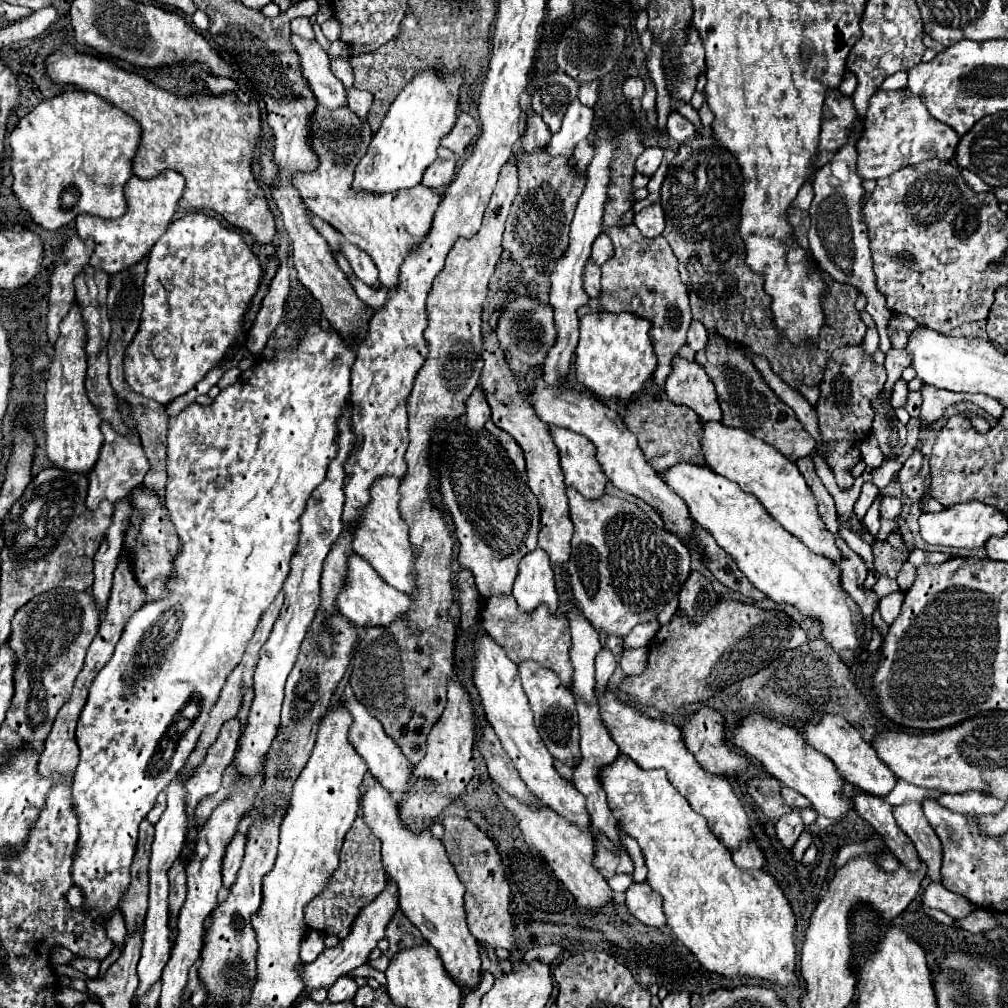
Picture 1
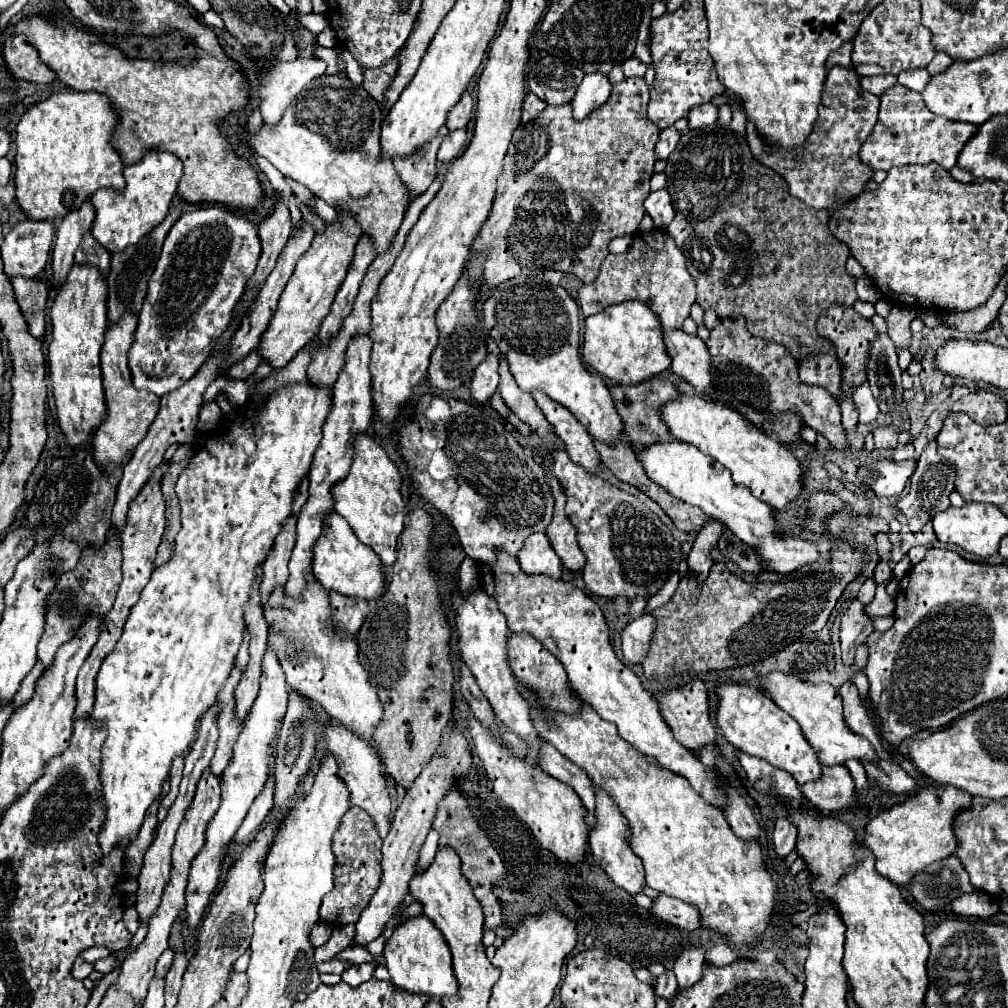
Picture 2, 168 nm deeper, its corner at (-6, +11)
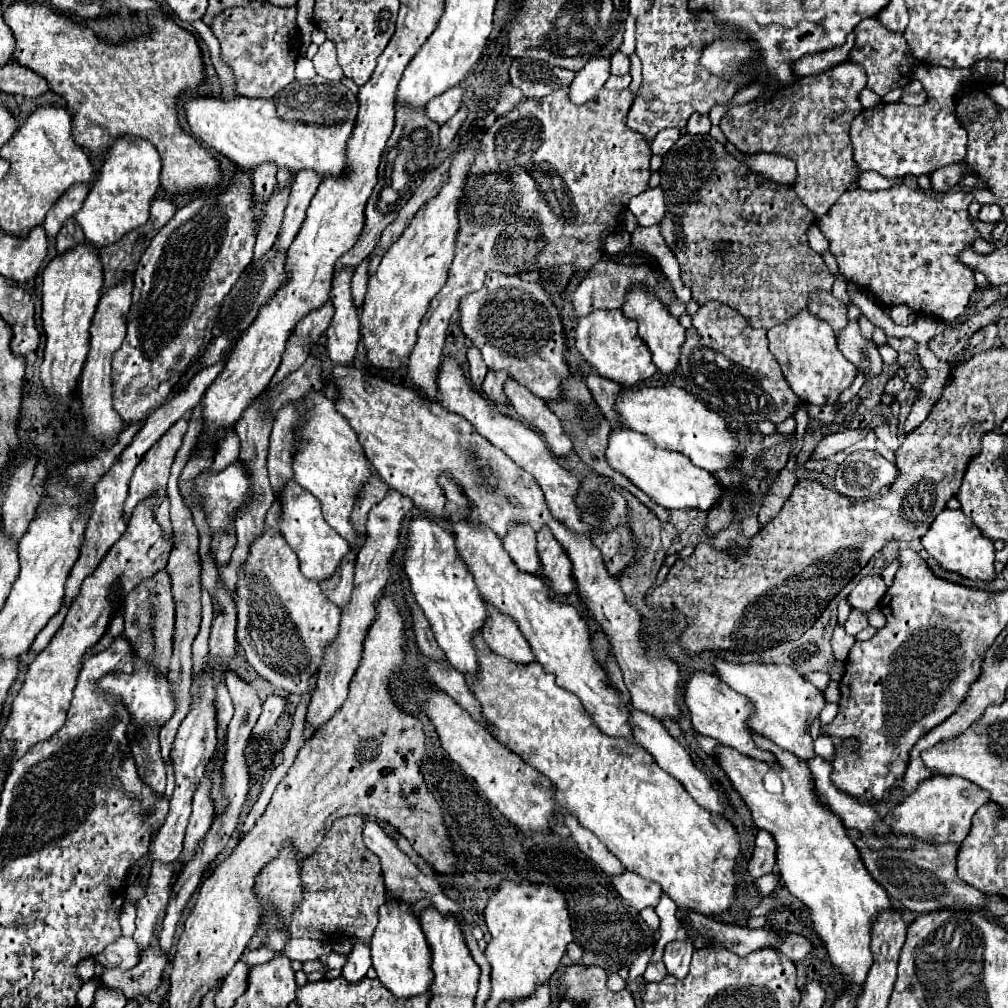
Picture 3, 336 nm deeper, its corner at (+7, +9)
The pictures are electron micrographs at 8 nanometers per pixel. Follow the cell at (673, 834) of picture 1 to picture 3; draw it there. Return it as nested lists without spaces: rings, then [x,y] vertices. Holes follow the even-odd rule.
[[[480,634],[476,636],[476,650],[480,670],[472,676],[468,674],[466,682],[472,686],[472,692],[482,704],[484,718],[496,726],[496,736],[502,744],[556,784],[558,804],[576,814],[580,824],[592,830],[626,870],[660,884],[662,892],[668,894],[680,908],[690,908],[704,916],[720,916],[728,912],[728,906],[736,900],[734,864],[740,852],[734,826],[726,818],[700,808],[684,786],[664,772],[642,746],[602,734],[578,696],[560,688],[554,682],[554,676],[544,672],[538,662],[520,666],[504,660],[486,646]]]

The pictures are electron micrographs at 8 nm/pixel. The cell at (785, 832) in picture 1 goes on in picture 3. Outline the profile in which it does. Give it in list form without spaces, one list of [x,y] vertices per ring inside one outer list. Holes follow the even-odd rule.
[[[760,830],[756,836],[756,848],[752,852],[752,860],[748,864],[748,872],[754,878],[760,878],[776,866],[776,842],[774,836],[766,830]]]

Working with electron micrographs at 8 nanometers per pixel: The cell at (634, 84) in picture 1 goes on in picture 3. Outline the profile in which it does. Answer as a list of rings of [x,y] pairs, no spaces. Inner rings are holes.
[[[616,52],[612,56],[612,70],[610,70],[614,76],[622,76],[622,74],[628,74],[630,72],[630,58],[622,52]]]

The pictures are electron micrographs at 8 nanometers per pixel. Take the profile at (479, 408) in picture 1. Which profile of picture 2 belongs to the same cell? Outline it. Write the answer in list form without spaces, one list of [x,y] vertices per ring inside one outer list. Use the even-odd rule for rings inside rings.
[[[487,354],[487,358],[475,368],[471,394],[477,402],[489,400],[491,394],[497,390],[497,384],[499,384],[497,368],[499,368],[499,356],[497,354]]]

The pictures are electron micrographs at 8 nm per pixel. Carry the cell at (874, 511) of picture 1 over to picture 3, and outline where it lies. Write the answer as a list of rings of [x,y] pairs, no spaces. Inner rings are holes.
[[[864,576],[858,586],[848,594],[850,606],[858,608],[862,612],[870,612],[878,606],[882,594],[888,590],[886,582],[880,576]]]

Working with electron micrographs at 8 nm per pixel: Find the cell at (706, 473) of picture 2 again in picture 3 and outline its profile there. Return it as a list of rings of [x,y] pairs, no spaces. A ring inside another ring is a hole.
[[[628,428],[612,432],[612,438],[606,450],[606,460],[614,470],[624,474],[634,486],[638,486],[644,494],[648,494],[656,504],[668,510],[696,508],[696,510],[708,512],[720,502],[720,496],[724,494],[724,488],[714,478],[714,474],[702,468],[696,468],[684,454],[664,450],[656,446],[648,436]]]

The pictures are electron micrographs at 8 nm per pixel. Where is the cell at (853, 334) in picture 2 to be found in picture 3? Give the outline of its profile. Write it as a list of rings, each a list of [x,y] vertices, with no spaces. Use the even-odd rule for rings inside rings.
[[[816,292],[812,294],[812,298],[808,300],[808,312],[822,318],[824,322],[828,322],[834,328],[834,334],[838,336],[846,324],[848,324],[848,316],[846,316],[846,306],[836,300],[830,292]]]

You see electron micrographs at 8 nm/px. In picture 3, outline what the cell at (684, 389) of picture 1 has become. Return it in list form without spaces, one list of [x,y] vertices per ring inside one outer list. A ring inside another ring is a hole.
[[[640,286],[630,290],[630,294],[626,296],[626,302],[622,306],[622,312],[628,318],[638,322],[638,334],[648,344],[648,348],[652,352],[652,362],[658,366],[658,370],[664,374],[672,374],[680,364],[680,352],[682,352],[682,344],[686,340],[686,334],[684,334],[686,330],[680,326],[680,322],[652,294],[648,294]]]

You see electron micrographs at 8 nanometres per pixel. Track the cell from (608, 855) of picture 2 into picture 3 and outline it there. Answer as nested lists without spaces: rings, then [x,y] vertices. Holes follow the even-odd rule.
[[[624,870],[622,874],[610,876],[610,882],[612,882],[614,890],[624,900],[628,900],[636,910],[642,910],[646,906],[656,906],[660,894],[662,894],[662,890],[656,882],[646,880],[640,874],[634,874],[630,870]]]

